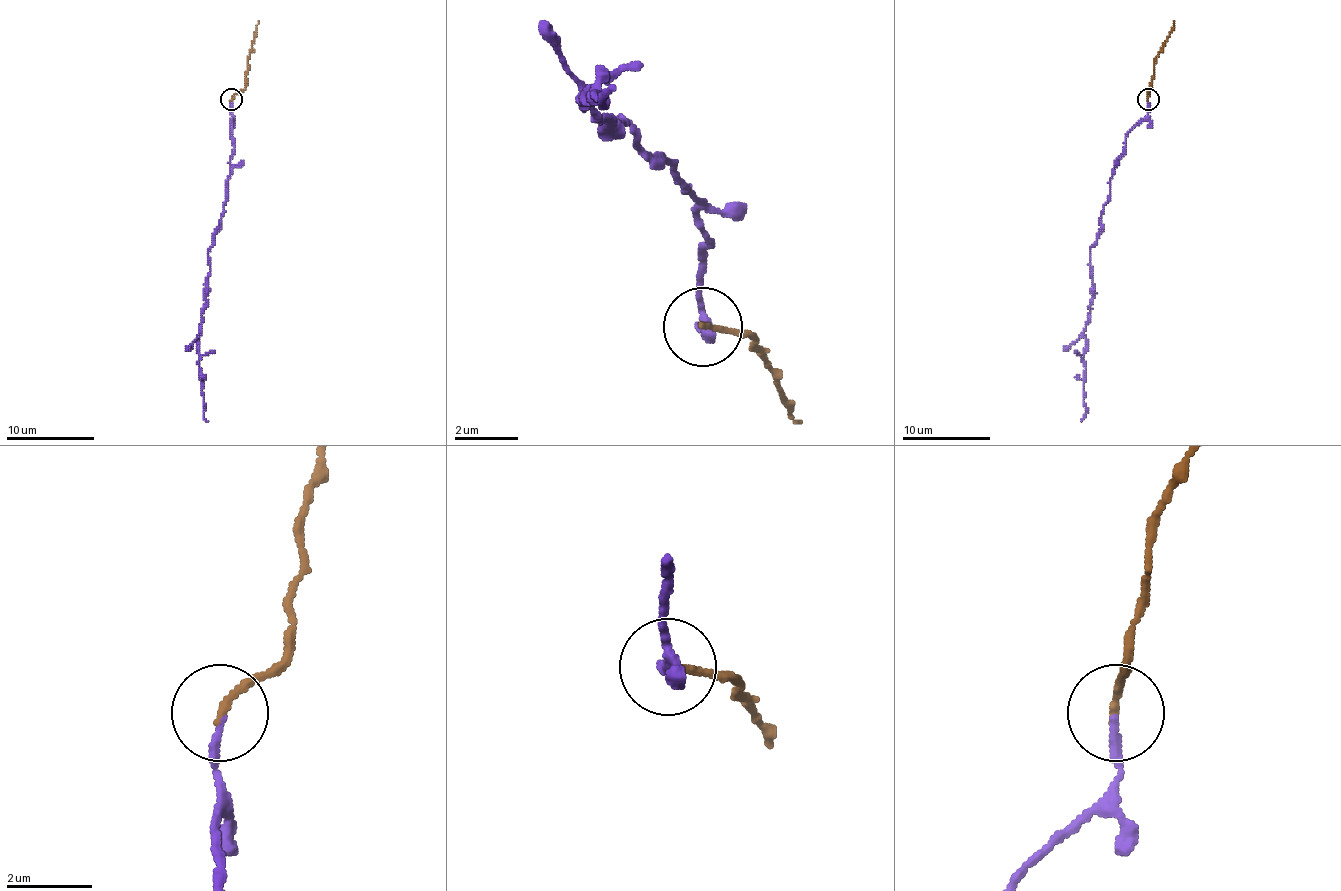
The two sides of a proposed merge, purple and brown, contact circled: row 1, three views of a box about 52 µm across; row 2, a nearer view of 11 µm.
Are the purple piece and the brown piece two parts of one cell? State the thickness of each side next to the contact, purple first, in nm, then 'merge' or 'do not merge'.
170 nm thick on the purple side, 180 nm on the other; merge

